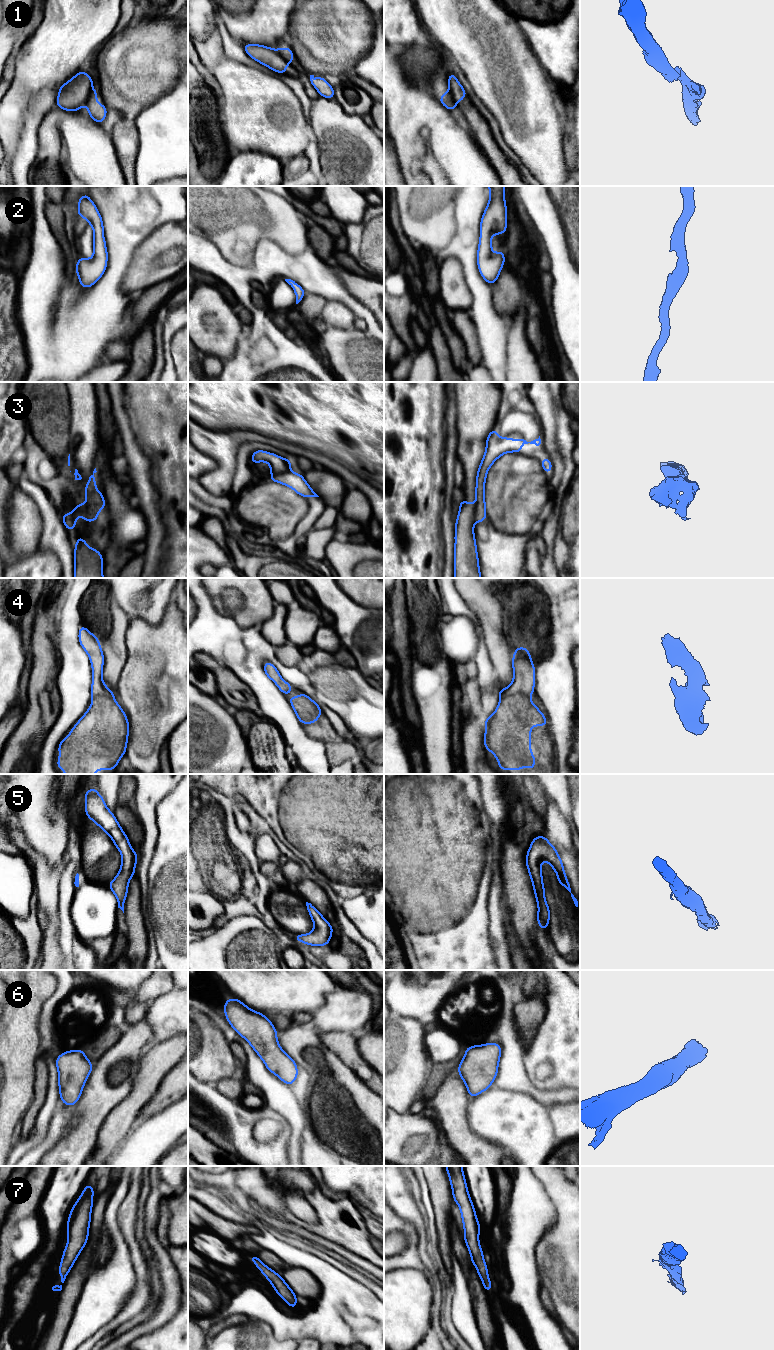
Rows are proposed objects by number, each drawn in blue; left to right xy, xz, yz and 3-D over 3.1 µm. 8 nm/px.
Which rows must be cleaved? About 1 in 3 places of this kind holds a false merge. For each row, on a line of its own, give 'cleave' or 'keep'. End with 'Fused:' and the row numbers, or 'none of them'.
1: cleave
2: keep
3: cleave
4: keep
5: keep
6: keep
7: keep
Fused: 1, 3

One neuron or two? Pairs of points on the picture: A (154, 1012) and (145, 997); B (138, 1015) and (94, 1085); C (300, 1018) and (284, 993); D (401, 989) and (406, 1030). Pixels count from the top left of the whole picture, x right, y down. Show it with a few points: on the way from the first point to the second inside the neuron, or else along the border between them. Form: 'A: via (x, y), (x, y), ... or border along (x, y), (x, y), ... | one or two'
A: border along (169, 990), (149, 1003) | two
B: border along (144, 1017), (129, 1025) | two
C: border along (311, 1013), (297, 1011), (291, 1017) | two
D: border along (397, 1015), (415, 1018), (424, 1025) | two

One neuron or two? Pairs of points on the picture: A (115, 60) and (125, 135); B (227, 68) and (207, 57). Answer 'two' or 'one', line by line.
A: one
B: two

